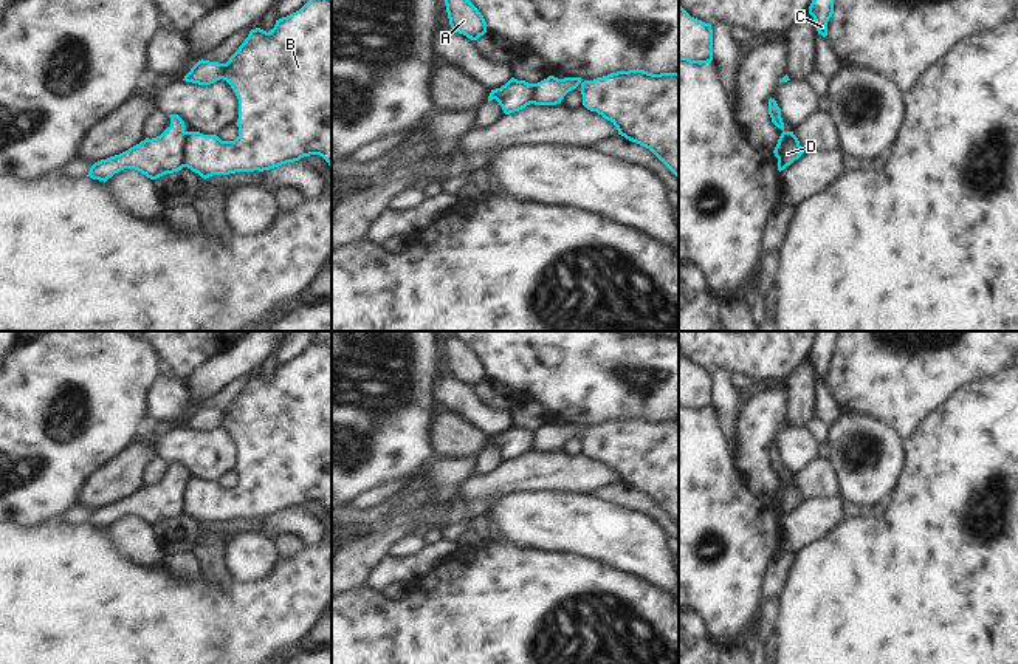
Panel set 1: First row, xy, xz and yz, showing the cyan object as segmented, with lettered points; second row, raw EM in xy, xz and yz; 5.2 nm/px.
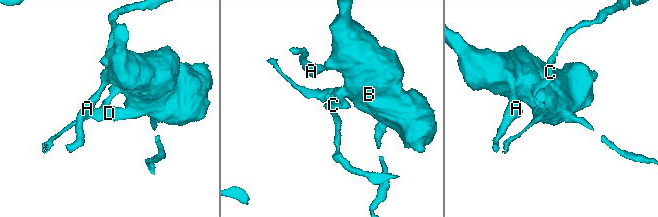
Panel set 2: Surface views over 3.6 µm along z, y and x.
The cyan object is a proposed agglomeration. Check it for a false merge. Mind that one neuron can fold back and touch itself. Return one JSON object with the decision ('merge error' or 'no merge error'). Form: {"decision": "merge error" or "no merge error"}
{"decision": "merge error"}

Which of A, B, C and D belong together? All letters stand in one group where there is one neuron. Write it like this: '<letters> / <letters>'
A B D / C

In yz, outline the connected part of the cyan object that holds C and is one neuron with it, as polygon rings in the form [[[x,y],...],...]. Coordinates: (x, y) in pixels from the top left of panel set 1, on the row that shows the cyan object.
[[[812,0],[809,14],[815,20],[815,28],[823,37],[827,36],[827,22],[834,14],[834,0]]]

